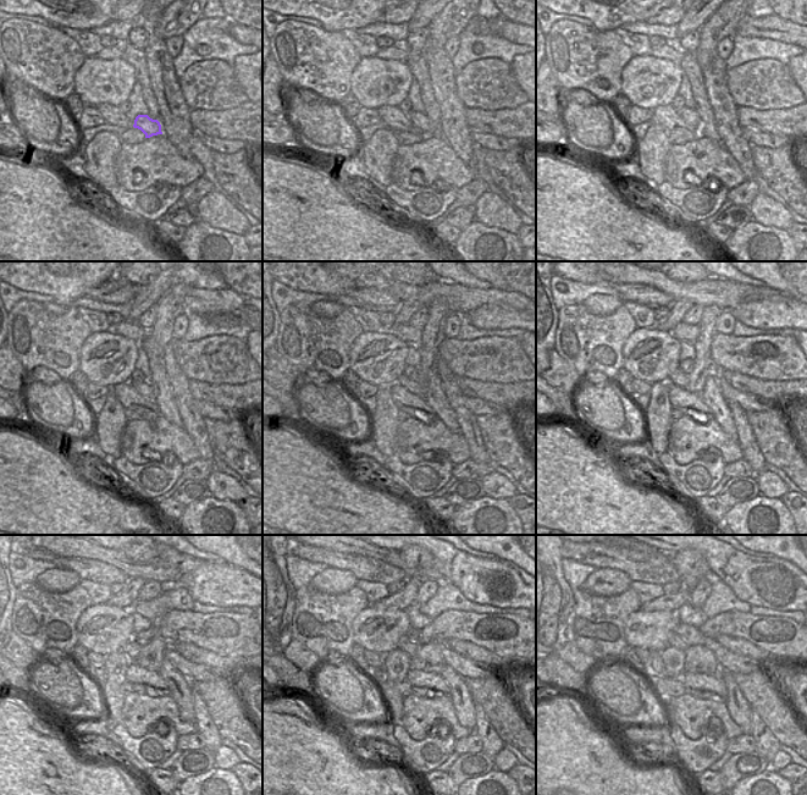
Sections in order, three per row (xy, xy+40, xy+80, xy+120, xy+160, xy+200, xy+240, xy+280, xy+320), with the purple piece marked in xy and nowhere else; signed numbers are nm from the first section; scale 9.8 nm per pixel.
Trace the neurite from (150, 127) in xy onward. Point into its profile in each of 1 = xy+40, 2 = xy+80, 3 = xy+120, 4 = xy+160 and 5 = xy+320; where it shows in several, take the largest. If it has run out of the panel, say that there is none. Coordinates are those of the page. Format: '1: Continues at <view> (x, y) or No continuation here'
1: Continues at xy+40 (419, 120)
2: Continues at xy+80 (690, 117)
3: Continues at xy+120 (144, 388)
4: Continues at xy+160 (410, 385)
5: Continues at xy+320 (675, 640)

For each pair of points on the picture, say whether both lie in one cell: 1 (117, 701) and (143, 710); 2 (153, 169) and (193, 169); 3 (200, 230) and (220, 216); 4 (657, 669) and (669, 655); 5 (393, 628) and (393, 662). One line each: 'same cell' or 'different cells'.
1: different cells
2: same cell
3: different cells
4: different cells
5: different cells

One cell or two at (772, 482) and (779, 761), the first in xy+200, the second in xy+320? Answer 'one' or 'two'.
one

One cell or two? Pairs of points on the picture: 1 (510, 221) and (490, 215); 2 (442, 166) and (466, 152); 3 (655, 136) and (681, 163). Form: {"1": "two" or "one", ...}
{"1": "one", "2": "two", "3": "two"}

